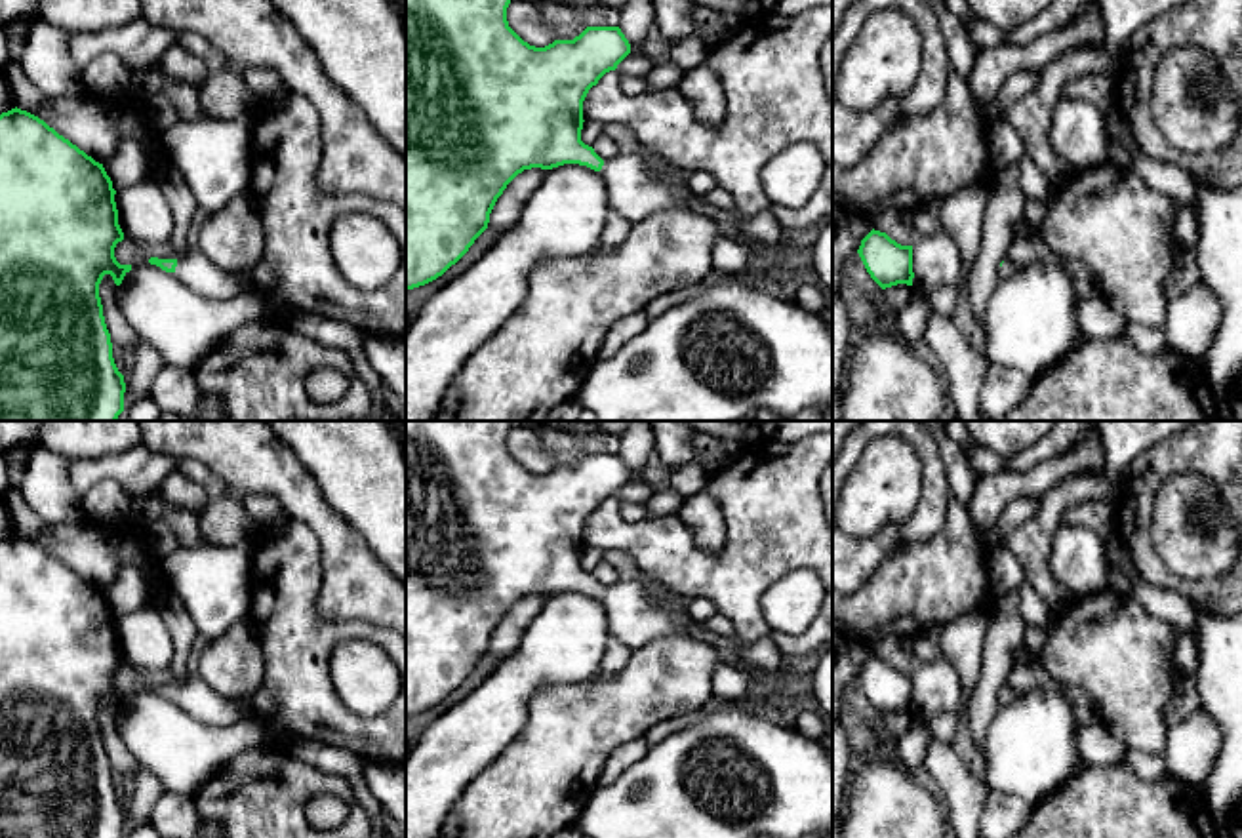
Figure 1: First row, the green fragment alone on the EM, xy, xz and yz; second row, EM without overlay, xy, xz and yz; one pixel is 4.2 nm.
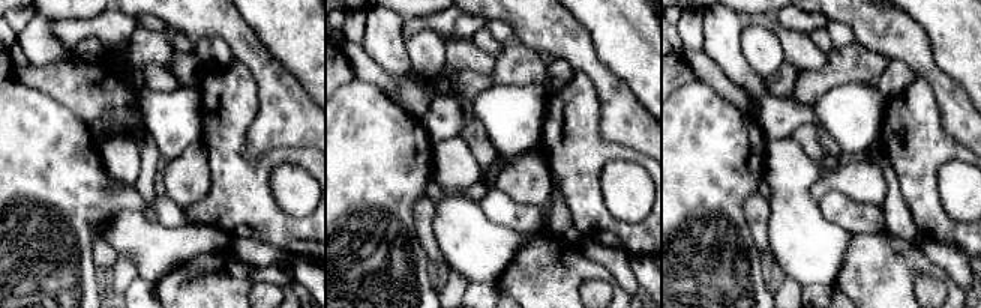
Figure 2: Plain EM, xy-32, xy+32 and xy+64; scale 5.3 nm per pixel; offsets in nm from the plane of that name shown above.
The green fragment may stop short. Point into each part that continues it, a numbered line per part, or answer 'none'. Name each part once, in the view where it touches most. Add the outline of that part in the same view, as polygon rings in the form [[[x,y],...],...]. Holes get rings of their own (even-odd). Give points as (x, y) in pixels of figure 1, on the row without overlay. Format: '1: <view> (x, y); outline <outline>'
1: xy (197, 698); outline [[[200,676],[189,678],[185,684],[177,686],[173,701],[187,714],[208,726],[232,726],[253,718],[240,699],[229,699],[217,693]]]

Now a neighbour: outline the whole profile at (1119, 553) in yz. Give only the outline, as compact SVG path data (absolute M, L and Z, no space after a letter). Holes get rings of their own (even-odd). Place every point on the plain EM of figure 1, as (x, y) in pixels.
M1116 533L1107 535L1109 562L1116 564L1132 581L1139 581L1141 575L1132 560L1130 549L1118 539Z

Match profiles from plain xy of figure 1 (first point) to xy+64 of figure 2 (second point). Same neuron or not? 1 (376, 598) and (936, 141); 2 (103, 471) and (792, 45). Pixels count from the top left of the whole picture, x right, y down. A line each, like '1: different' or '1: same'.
1: different
2: different

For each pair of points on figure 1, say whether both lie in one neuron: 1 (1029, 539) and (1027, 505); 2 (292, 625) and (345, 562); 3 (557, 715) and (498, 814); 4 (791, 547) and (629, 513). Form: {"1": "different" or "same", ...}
{"1": "different", "2": "different", "3": "same", "4": "different"}

